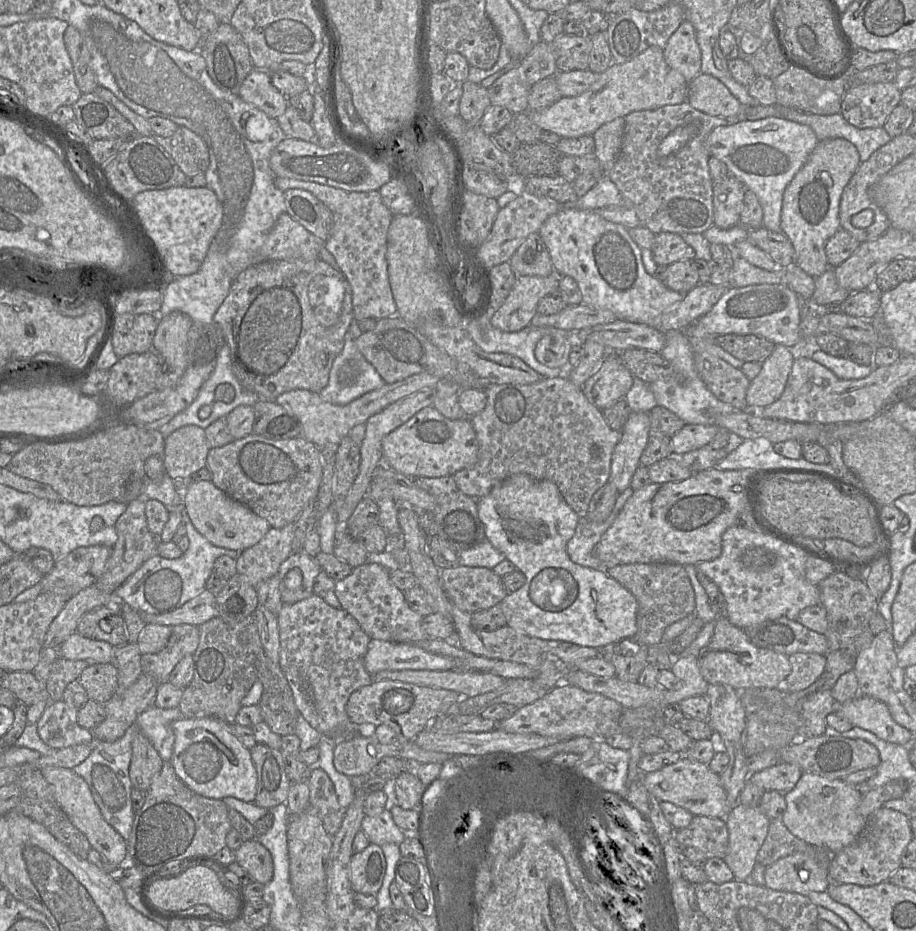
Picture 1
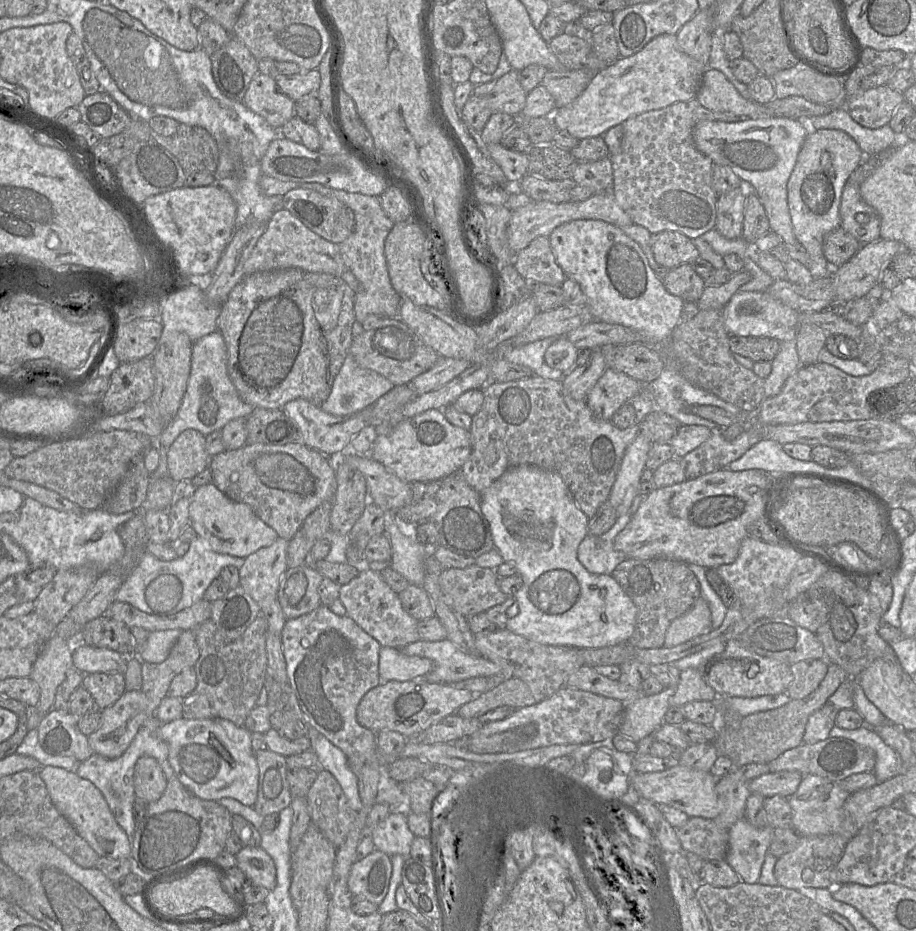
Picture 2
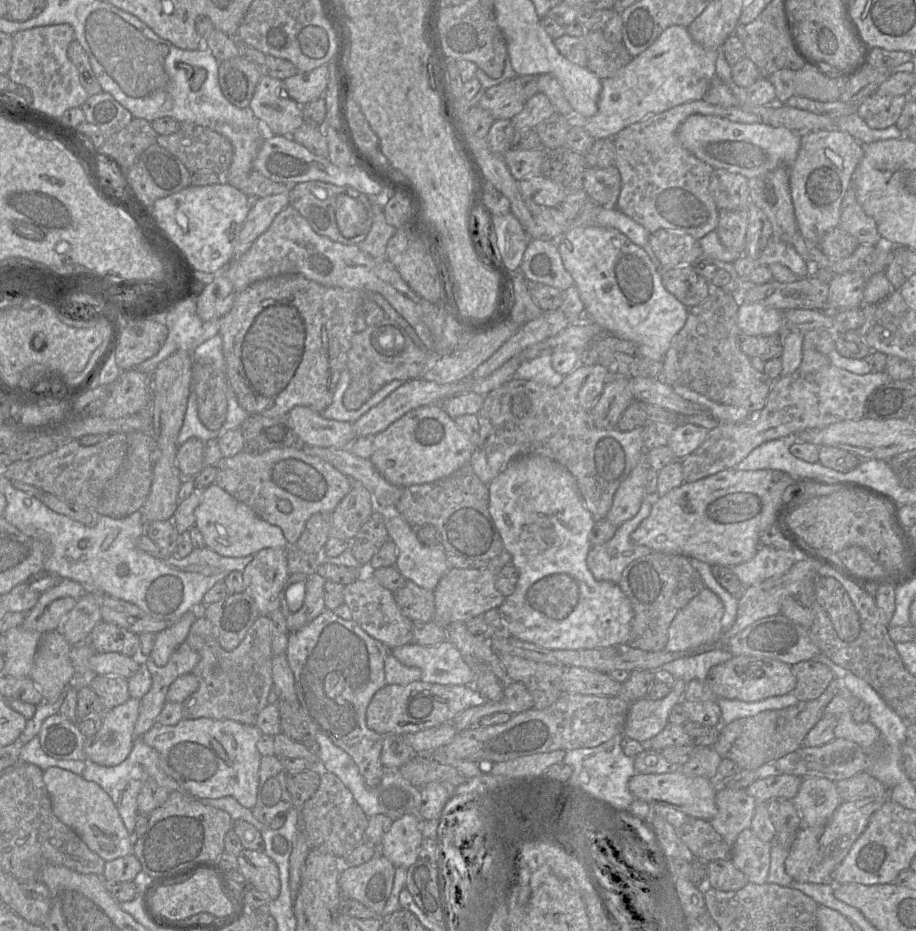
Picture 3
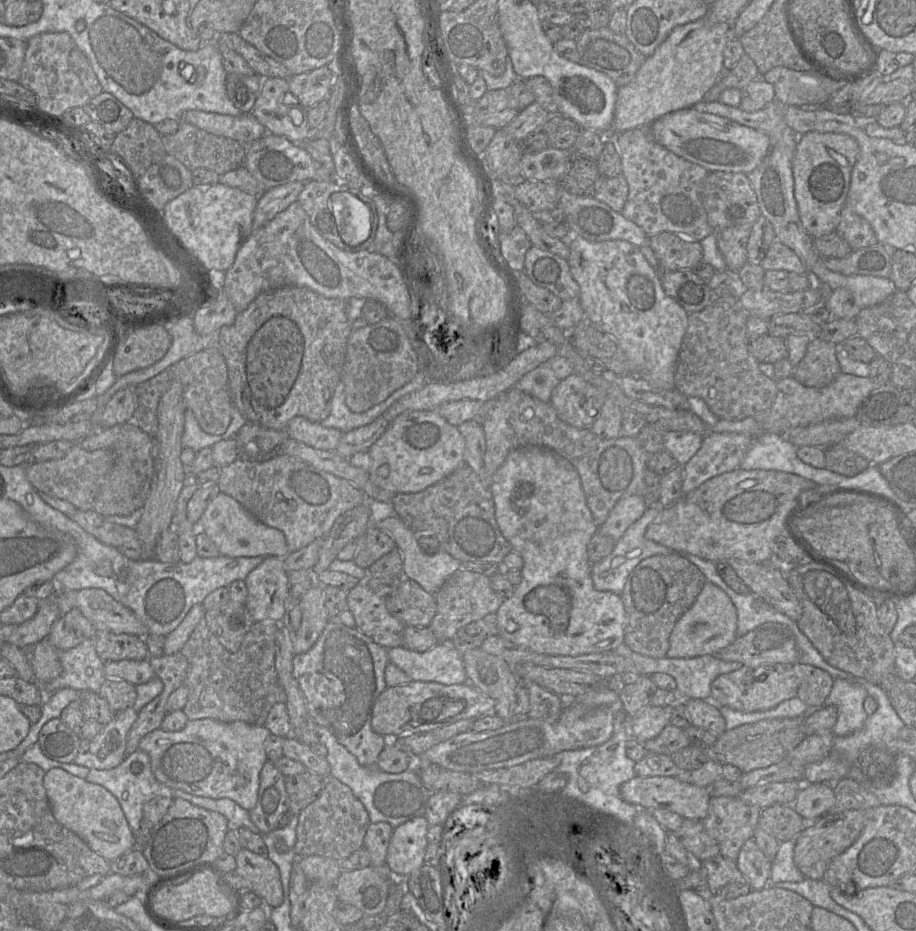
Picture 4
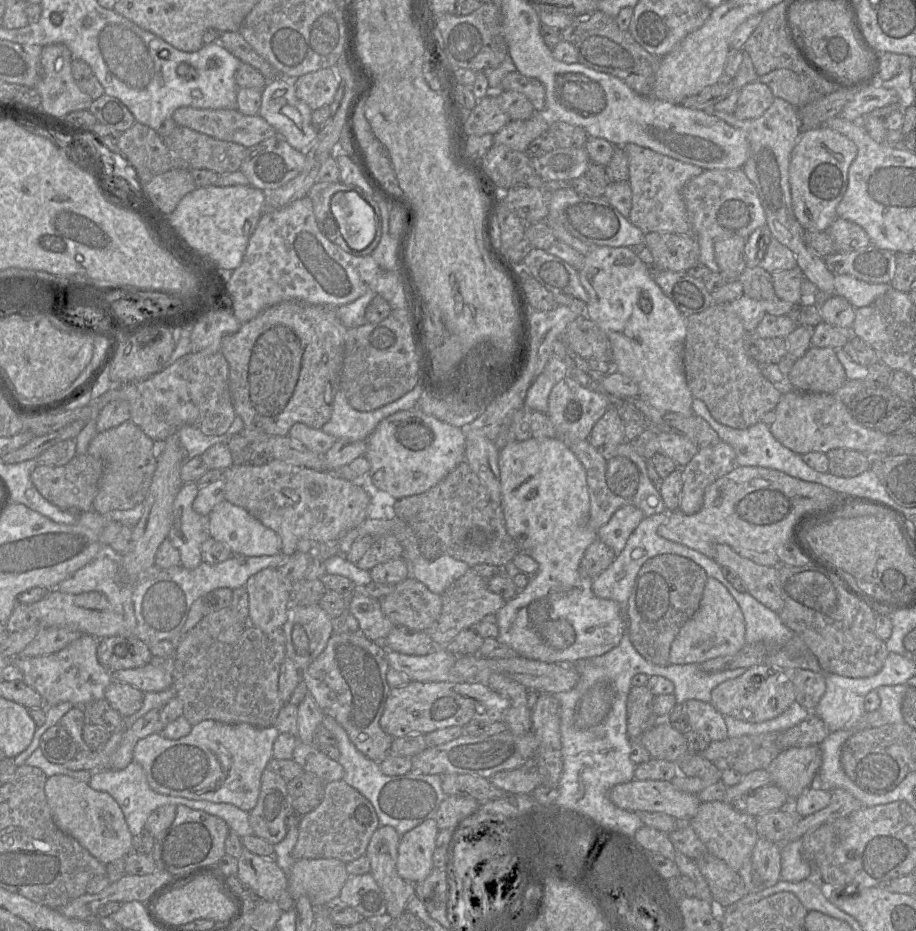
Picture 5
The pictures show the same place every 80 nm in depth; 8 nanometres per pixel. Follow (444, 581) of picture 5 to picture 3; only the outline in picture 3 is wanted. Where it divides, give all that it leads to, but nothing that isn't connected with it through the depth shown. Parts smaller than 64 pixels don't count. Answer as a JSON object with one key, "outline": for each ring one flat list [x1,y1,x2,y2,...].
{"outline":[[391,514,385,521,389,538,397,547,395,567,407,581,412,581,419,587,434,591,441,578,451,569,442,546,426,546,422,544,415,533,415,528,407,523,399,514]]}

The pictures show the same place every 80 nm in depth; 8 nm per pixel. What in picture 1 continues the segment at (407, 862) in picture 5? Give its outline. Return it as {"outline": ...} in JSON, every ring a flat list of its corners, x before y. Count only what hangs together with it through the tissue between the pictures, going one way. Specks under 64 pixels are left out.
{"outline":[[384,809,375,816,365,816,361,829,367,835,370,843,380,847,385,843,399,845,406,838,404,832,395,824,388,809]]}

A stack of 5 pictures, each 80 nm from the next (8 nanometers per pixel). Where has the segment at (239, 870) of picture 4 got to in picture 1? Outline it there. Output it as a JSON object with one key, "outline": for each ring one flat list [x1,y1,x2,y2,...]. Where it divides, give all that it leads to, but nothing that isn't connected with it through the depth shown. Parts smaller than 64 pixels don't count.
{"outline":[[244,841,235,851,236,862,263,885,273,877,273,859,270,852,258,841]]}

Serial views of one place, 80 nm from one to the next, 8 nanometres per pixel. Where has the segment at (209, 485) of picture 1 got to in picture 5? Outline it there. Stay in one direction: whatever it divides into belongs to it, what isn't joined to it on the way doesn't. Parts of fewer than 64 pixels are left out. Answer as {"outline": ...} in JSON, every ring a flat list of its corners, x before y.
{"outline":[[226,499,215,505,208,519,209,537,227,546,233,556,272,556,281,553,282,541,280,536,265,527,258,519,245,509,233,505]]}

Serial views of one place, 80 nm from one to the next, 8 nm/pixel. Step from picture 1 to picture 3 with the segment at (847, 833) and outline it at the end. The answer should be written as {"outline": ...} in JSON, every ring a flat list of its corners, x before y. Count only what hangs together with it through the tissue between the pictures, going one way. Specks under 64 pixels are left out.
{"outline":[[806,777,792,802,800,814,802,827,814,827,823,824,843,801,836,782]]}

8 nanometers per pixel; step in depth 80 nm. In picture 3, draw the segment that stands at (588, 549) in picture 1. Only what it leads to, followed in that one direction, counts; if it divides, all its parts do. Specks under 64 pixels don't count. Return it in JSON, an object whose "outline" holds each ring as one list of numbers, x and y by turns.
{"outline":[[644,498,636,516,618,526,609,541,591,546,586,563,595,580,618,584,624,569,631,562,654,553,650,548,631,541,631,534,649,516,652,501]]}

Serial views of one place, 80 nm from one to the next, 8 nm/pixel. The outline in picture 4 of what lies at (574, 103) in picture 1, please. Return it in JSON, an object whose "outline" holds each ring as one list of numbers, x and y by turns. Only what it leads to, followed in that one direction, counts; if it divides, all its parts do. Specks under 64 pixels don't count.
{"outline":[[704,17,676,26,656,51,646,57,633,80,618,87,610,135,649,126,665,114,693,107,702,101,722,74,724,48,732,26]]}

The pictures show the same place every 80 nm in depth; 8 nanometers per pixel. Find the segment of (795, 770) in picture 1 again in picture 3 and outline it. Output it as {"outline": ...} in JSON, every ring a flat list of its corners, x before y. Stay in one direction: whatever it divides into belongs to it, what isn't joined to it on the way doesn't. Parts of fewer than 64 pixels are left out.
{"outline":[[778,775,756,779,745,790,758,803,775,798,792,800,799,791,803,778,794,775]]}

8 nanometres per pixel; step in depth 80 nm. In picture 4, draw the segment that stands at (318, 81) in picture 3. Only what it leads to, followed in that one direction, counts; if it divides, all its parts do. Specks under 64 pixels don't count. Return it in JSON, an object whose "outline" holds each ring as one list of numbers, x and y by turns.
{"outline":[[327,65,292,75,288,79,289,91,297,98,298,103,304,108,311,108,323,100,328,101,333,73]]}

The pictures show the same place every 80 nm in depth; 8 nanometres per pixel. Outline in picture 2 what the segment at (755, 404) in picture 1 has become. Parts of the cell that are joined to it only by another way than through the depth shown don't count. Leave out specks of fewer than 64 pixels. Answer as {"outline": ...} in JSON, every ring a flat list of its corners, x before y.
{"outline":[[796,340,780,342,779,352,771,363,771,373,764,379,765,398,777,395,786,380,801,366]]}

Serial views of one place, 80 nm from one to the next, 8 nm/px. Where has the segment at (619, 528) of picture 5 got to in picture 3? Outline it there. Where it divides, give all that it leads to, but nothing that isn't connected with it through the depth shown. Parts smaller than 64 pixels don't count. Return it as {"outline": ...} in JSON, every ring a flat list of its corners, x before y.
{"outline":[[644,453,642,460,615,492,606,518,616,527,632,519,639,512,645,498,645,480,648,468]]}

